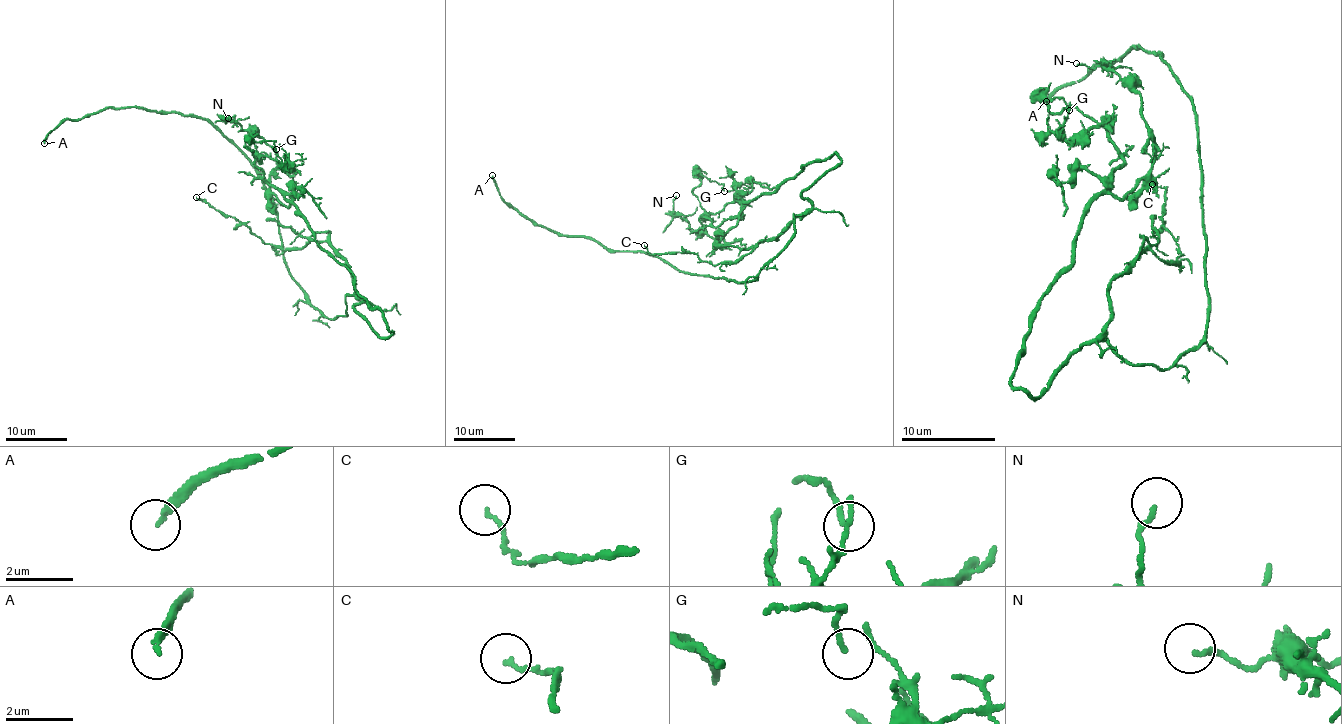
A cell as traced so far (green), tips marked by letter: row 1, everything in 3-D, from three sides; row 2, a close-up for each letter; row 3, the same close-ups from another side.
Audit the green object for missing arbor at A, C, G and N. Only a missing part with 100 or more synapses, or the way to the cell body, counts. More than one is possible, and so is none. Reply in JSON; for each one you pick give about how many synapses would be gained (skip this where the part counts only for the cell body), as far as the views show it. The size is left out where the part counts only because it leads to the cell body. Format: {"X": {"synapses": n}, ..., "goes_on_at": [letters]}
{"goes_on_at": ["A"]}

